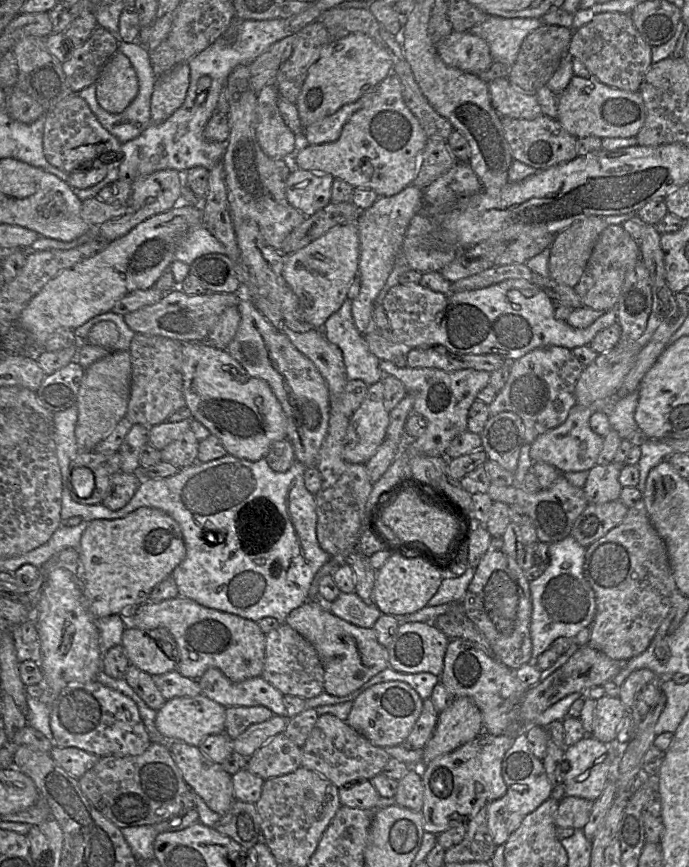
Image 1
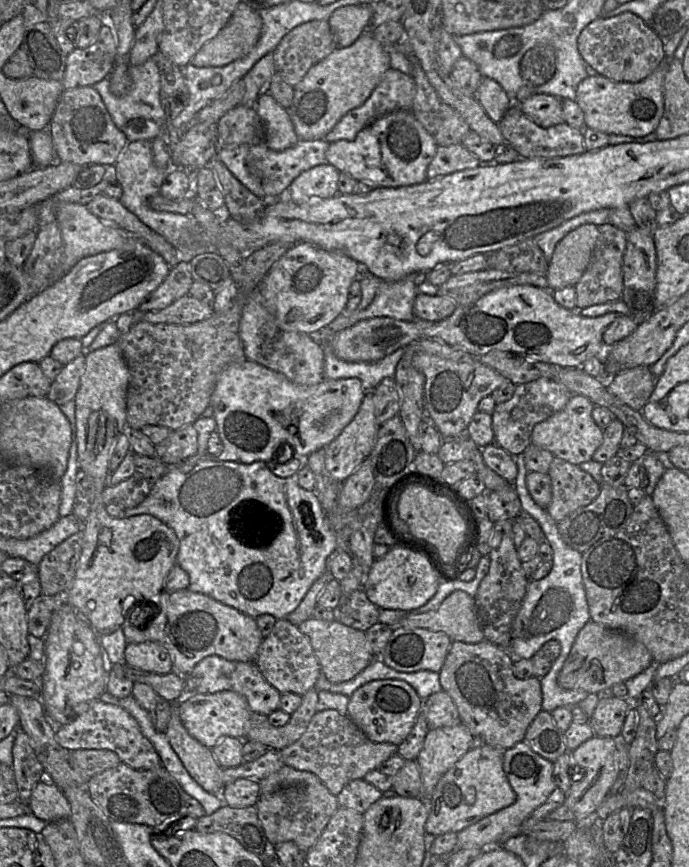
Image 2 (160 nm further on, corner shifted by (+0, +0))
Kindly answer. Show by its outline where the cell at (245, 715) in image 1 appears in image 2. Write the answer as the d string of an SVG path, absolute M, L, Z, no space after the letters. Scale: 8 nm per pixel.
M313 688L302 696L297 710L290 715L287 724L281 727L272 726L268 716L253 713L249 721L246 740L264 744L269 749L280 751L296 742L306 731L316 713L318 691Z

